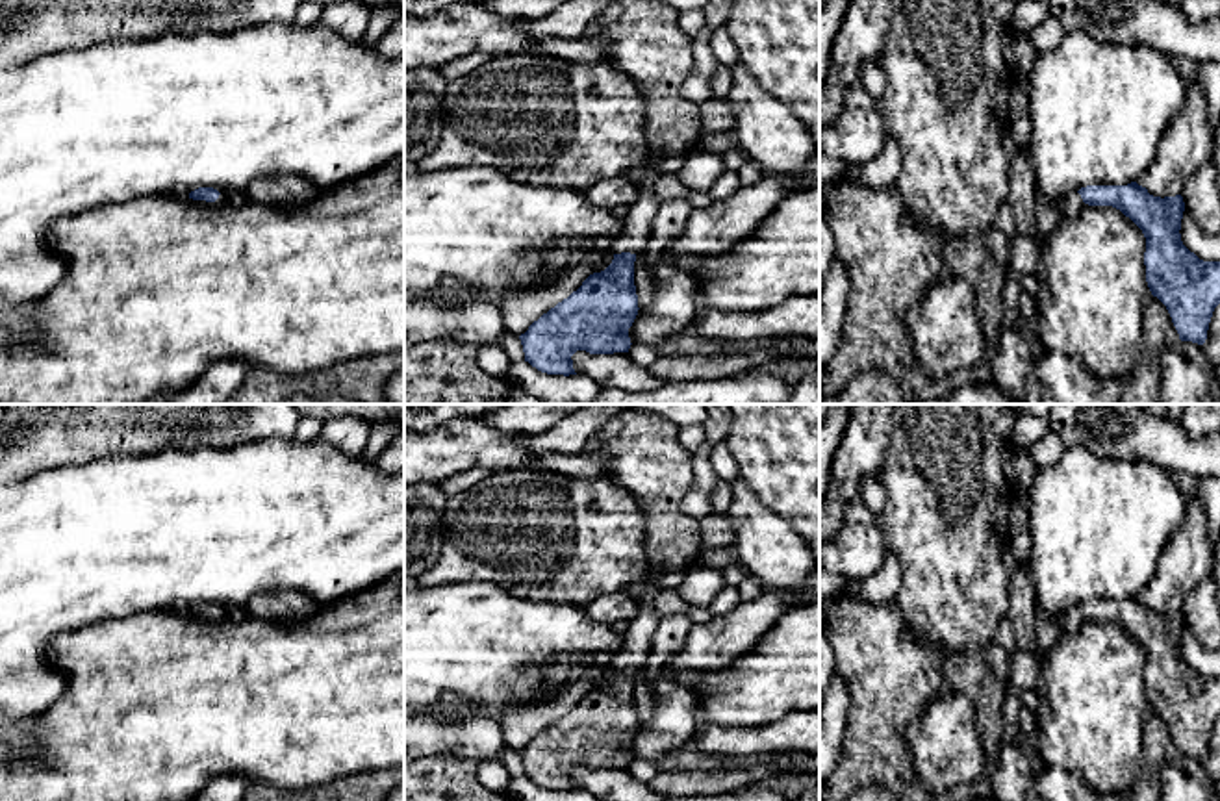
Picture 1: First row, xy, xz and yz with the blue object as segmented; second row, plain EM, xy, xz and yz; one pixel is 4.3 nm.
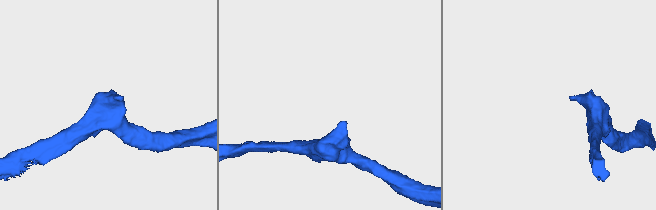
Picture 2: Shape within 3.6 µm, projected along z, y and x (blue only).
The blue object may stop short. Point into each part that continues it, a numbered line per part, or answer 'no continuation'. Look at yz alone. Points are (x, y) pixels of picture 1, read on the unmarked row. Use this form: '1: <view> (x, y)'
1: yz (1074, 618)

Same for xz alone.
1: xz (636, 653)

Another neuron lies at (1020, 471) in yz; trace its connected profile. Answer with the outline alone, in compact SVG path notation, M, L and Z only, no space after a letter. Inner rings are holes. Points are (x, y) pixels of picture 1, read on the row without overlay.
M1020 439L1010 441L1010 451L1005 460L1005 477L1012 488L1012 491L1020 497L1025 497L1035 482L1038 469L1035 467L1029 445Z

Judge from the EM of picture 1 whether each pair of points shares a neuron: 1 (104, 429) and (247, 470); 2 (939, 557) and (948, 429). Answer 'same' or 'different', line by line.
1: different
2: same

